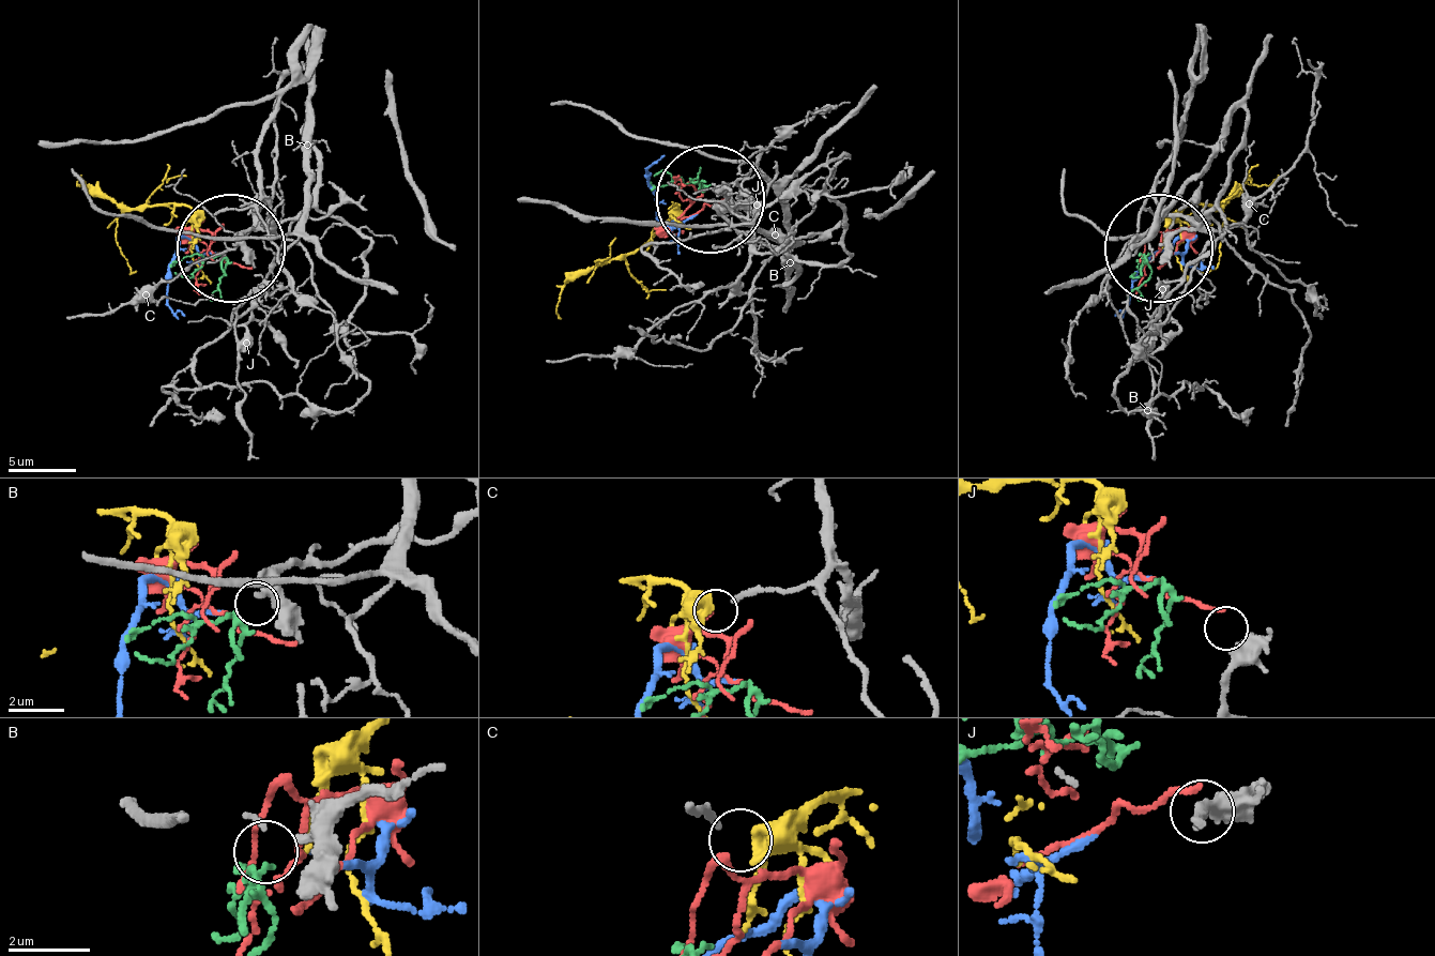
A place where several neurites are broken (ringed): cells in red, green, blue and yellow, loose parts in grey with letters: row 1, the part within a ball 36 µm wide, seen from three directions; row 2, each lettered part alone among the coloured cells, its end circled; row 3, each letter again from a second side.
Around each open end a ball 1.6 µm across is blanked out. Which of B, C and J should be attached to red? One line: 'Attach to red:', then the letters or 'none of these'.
Attach to red: none of these

